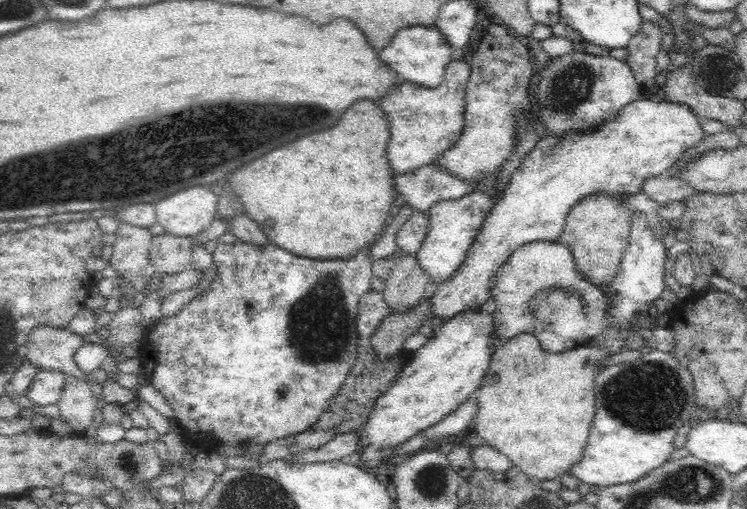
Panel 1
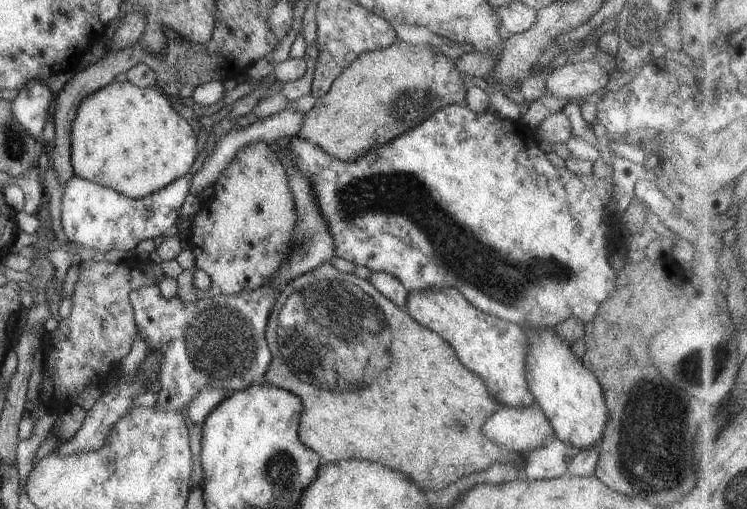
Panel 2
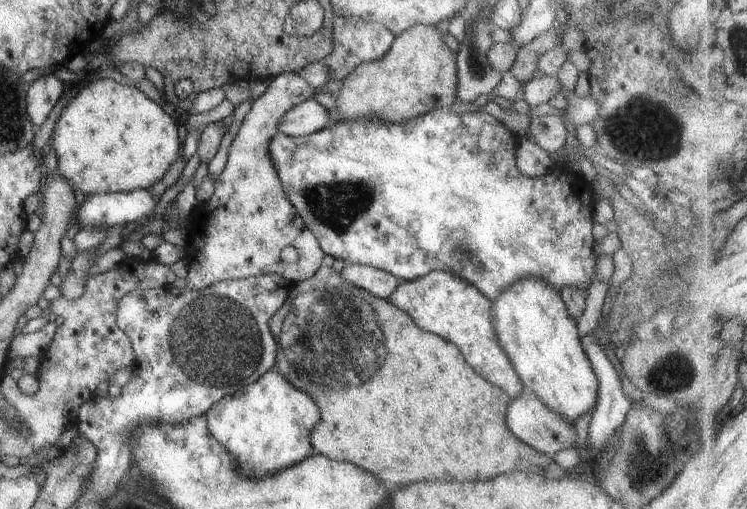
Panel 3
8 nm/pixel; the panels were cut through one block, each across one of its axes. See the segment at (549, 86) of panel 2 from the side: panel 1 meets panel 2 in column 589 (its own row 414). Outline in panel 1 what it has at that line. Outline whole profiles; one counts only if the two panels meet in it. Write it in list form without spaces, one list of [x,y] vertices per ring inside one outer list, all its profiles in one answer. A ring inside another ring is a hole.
[[[66,375],[66,386],[57,402],[61,419],[66,421],[75,433],[83,432],[93,424],[98,399],[92,393],[85,377]]]

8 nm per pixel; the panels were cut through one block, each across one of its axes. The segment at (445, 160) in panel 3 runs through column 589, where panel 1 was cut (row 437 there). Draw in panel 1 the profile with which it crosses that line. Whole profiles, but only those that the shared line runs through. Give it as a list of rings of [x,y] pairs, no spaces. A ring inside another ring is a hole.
[[[230,232],[222,234],[216,241],[217,247],[212,255],[217,271],[214,280],[210,280],[210,288],[188,302],[178,314],[169,318],[162,317],[156,326],[147,330],[138,358],[141,360],[142,373],[148,377],[148,385],[162,392],[167,404],[173,408],[175,419],[182,432],[181,437],[186,445],[198,446],[202,450],[213,450],[222,444],[231,444],[243,450],[244,446],[250,446],[252,442],[264,446],[272,440],[286,438],[291,433],[310,429],[318,417],[327,410],[334,394],[342,388],[348,372],[358,358],[357,348],[362,342],[357,334],[356,316],[360,298],[369,292],[373,280],[372,262],[369,260],[370,246],[360,250],[354,258],[346,260],[310,260],[306,256],[292,254],[272,243],[256,246],[242,242]]]

